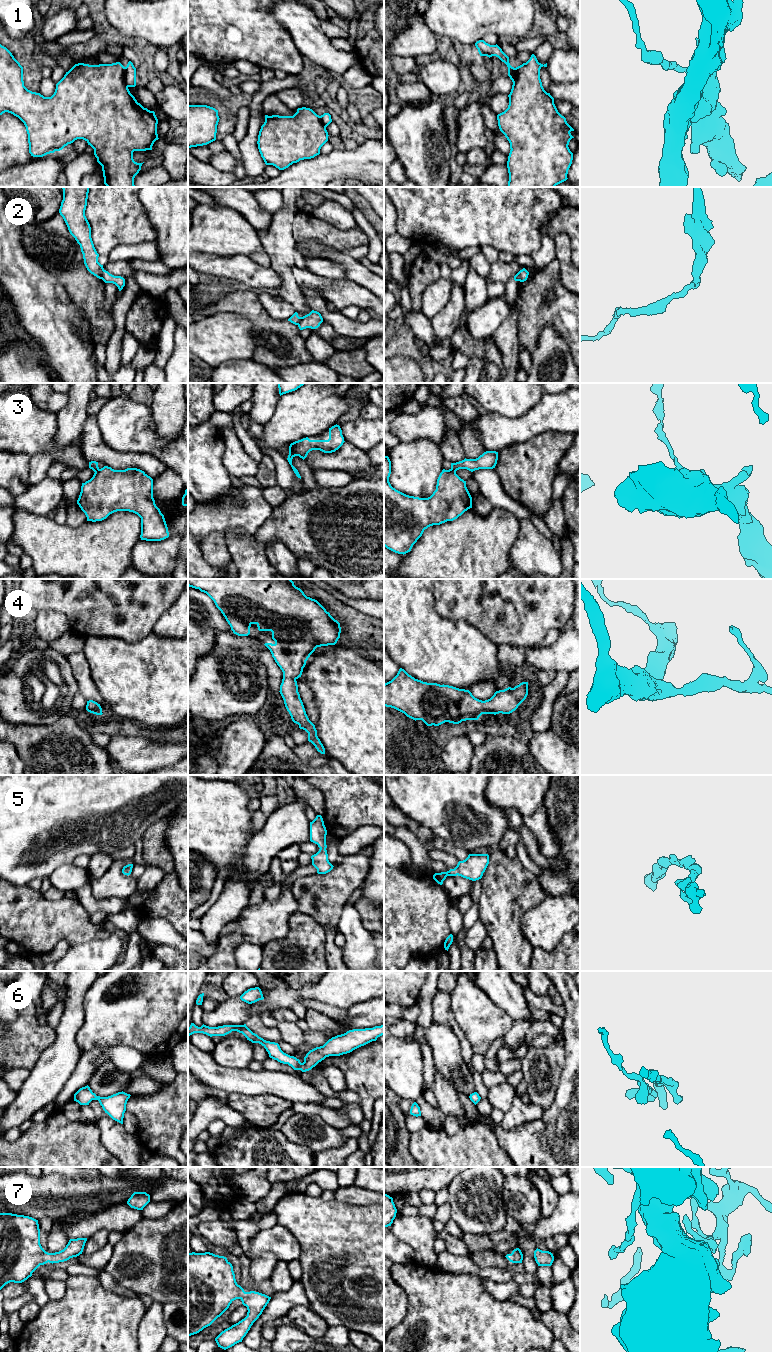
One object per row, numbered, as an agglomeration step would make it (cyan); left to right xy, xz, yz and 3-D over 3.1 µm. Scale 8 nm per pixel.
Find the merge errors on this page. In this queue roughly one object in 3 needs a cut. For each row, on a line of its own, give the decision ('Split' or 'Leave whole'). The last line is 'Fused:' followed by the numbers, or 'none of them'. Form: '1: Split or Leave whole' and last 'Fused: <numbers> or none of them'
1: Leave whole
2: Split
3: Split
4: Leave whole
5: Leave whole
6: Leave whole
7: Leave whole
Fused: 2, 3

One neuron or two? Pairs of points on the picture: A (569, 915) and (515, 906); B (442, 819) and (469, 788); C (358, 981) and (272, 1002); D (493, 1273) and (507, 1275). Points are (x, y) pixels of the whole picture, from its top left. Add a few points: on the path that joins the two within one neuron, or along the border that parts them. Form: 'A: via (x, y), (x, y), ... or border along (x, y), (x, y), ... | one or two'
A: border along (546, 895), (524, 913), (521, 919), (521, 931) | two
B: via (450, 811), (453, 808), (453, 804), (461, 796) | one
C: via (337, 987), (293, 995) | one
D: via (496, 1274), (504, 1275) | one

